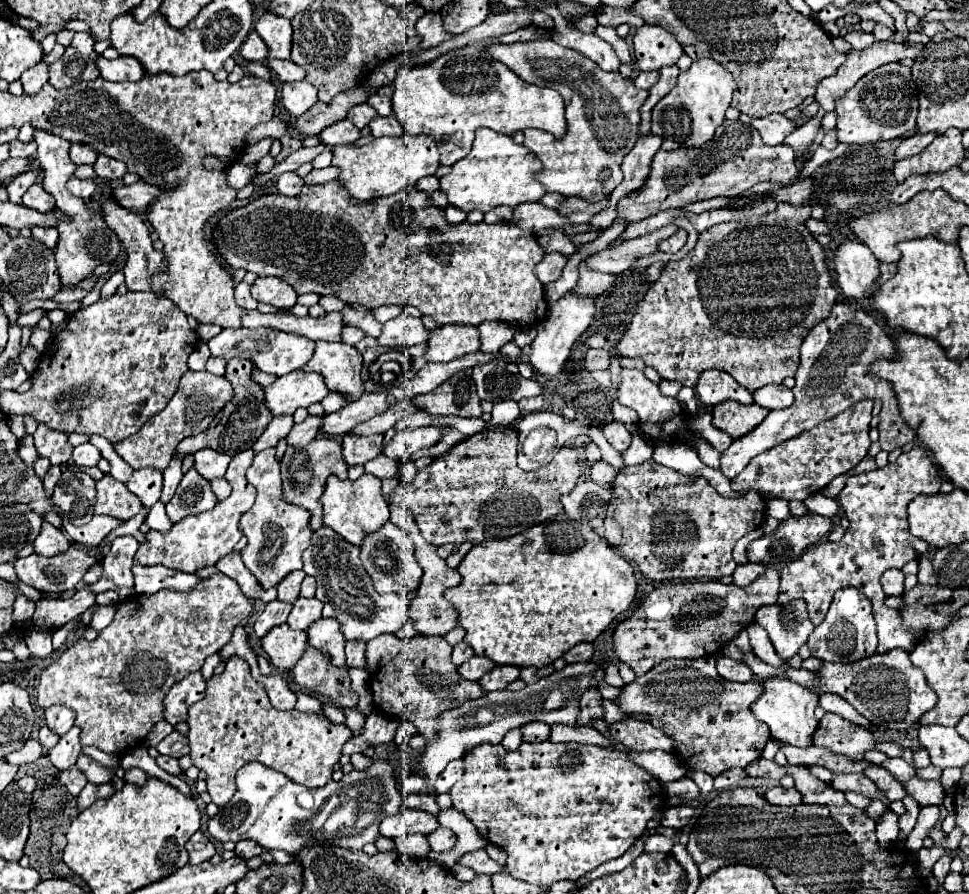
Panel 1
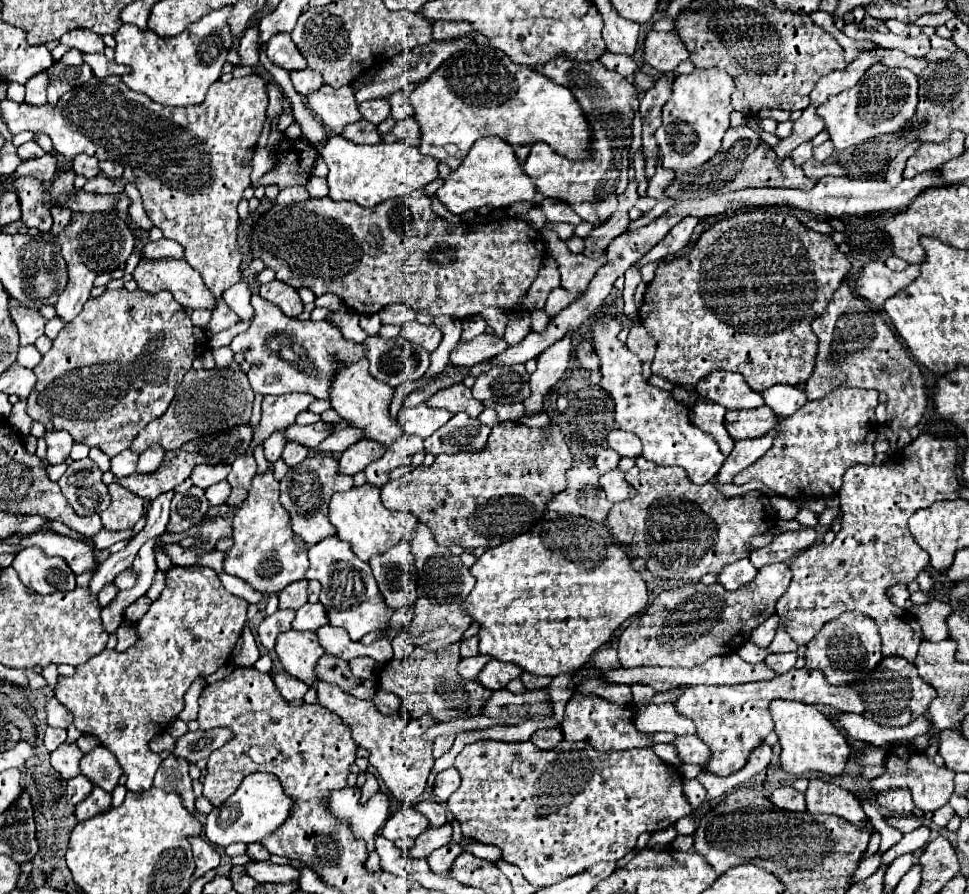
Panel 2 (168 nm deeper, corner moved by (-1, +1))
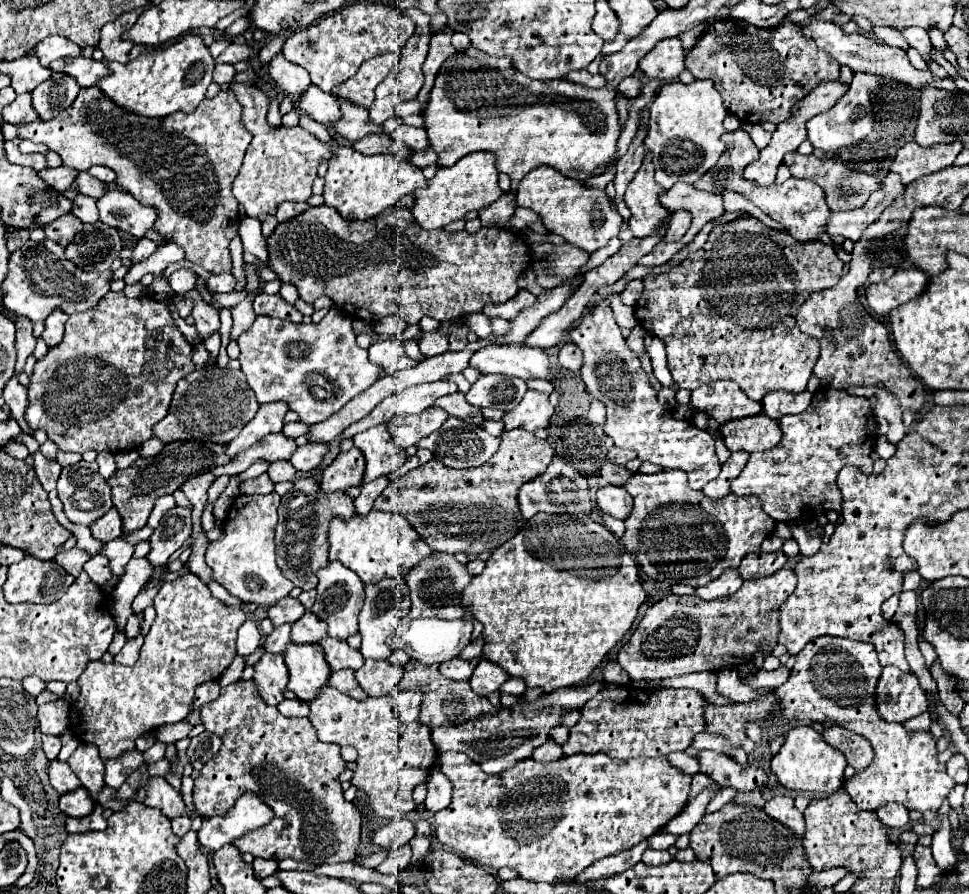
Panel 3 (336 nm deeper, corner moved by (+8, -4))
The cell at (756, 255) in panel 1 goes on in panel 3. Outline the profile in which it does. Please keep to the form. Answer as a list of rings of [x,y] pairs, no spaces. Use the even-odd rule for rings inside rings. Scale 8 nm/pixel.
[[[734,220],[734,222],[726,222],[726,224],[718,224],[710,234],[706,244],[692,252],[684,262],[676,264],[674,268],[670,268],[668,272],[662,274],[650,274],[644,278],[644,292],[634,308],[634,314],[640,322],[640,326],[644,330],[648,330],[650,334],[654,334],[656,338],[660,338],[666,344],[666,354],[668,354],[668,370],[674,378],[674,382],[678,384],[678,388],[686,388],[686,390],[696,390],[708,382],[716,382],[716,380],[732,380],[736,382],[748,398],[752,400],[762,400],[768,392],[774,390],[788,390],[788,392],[802,392],[806,390],[808,378],[812,376],[812,368],[818,360],[818,342],[806,334],[800,332],[800,328],[796,326],[796,312],[798,308],[804,304],[806,296],[812,292],[820,292],[824,288],[832,288],[840,276],[842,276],[842,260],[836,256],[834,248],[820,242],[820,240],[812,240],[812,242],[798,242],[794,240],[788,232],[776,232],[770,230],[770,234],[758,234],[756,232],[742,232],[742,220]]]

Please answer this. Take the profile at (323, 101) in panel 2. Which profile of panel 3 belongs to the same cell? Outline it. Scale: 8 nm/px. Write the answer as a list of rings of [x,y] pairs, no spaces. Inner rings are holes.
[[[338,98],[338,104],[340,104],[340,118],[332,124],[336,136],[354,142],[370,132],[382,132],[382,126],[370,124],[366,108],[342,98]]]

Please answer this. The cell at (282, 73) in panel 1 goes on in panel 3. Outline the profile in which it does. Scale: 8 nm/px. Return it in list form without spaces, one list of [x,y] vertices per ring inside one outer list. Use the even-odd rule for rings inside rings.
[[[310,84],[302,92],[302,96],[298,98],[298,108],[302,112],[306,112],[308,116],[312,116],[316,122],[322,122],[326,128],[332,128],[330,124],[340,116],[340,108],[338,108],[336,98],[332,94],[322,92],[314,84]]]

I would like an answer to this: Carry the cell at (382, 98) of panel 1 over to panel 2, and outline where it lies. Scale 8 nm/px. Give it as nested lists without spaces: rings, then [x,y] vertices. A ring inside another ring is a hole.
[[[405,89],[393,93],[393,95],[389,97],[389,103],[391,103],[391,117],[393,117],[393,119],[399,121],[399,119],[407,119],[407,117],[413,115],[411,103],[409,103],[409,97],[407,97],[407,91],[405,91]]]

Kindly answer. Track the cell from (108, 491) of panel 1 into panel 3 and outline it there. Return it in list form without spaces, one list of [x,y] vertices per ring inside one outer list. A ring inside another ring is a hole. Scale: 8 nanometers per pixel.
[[[110,508],[102,518],[98,518],[94,524],[90,524],[92,536],[102,540],[102,542],[110,542],[114,538],[118,538],[122,534],[122,518],[118,514],[116,508]]]

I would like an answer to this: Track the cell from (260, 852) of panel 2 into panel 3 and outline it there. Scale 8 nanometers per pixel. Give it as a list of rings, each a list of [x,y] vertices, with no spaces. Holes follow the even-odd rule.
[[[254,858],[254,862],[252,862],[252,868],[254,868],[254,874],[256,874],[256,878],[266,878],[266,876],[272,876],[272,874],[278,870],[278,862],[276,862],[276,860]]]

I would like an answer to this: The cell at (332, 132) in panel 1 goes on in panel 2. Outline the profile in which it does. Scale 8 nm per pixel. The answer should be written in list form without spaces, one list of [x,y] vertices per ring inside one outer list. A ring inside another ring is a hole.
[[[365,119],[345,127],[343,131],[343,137],[353,141],[353,143],[361,143],[361,145],[375,145],[375,143],[381,143],[381,133],[377,131],[377,125],[375,123],[367,123]]]

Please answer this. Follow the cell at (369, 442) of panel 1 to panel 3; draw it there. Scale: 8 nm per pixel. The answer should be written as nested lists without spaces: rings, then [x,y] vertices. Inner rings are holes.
[[[352,448],[348,452],[340,452],[336,460],[322,472],[320,488],[322,492],[334,492],[334,490],[348,490],[350,486],[358,486],[362,482],[366,468],[366,460],[358,448]]]

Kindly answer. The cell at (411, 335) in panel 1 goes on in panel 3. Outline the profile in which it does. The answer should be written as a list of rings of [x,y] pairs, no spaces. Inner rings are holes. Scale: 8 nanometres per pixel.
[[[434,332],[434,334],[422,334],[416,344],[418,344],[420,352],[426,358],[436,356],[436,354],[444,354],[448,350],[448,338],[442,336],[442,334],[438,334],[438,332]]]

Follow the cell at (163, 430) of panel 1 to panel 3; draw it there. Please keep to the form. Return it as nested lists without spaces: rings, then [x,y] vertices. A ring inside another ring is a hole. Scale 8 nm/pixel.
[[[196,368],[176,384],[170,410],[164,420],[154,424],[152,436],[164,444],[176,440],[198,440],[198,442],[220,442],[228,444],[240,434],[248,420],[258,412],[258,402],[250,390],[246,376],[240,370],[230,368]]]

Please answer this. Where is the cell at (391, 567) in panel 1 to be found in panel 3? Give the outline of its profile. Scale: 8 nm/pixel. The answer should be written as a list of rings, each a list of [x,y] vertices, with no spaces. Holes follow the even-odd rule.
[[[382,578],[380,582],[366,584],[366,602],[360,612],[360,636],[362,636],[362,656],[372,658],[372,660],[388,660],[390,658],[390,648],[388,648],[388,638],[394,632],[396,624],[410,612],[410,590],[406,586],[404,578]]]

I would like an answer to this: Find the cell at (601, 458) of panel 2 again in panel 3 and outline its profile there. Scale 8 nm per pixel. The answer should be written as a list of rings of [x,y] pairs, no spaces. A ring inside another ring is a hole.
[[[604,462],[602,470],[600,470],[600,476],[602,476],[608,484],[618,484],[618,486],[622,486],[622,484],[628,480],[630,472],[628,472],[624,466],[616,466],[616,464],[612,464],[612,462]]]

